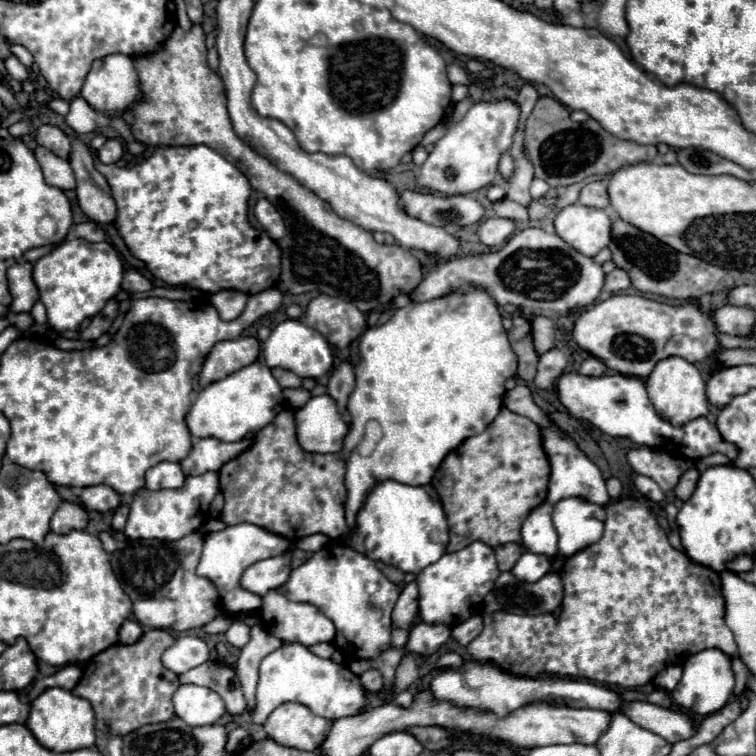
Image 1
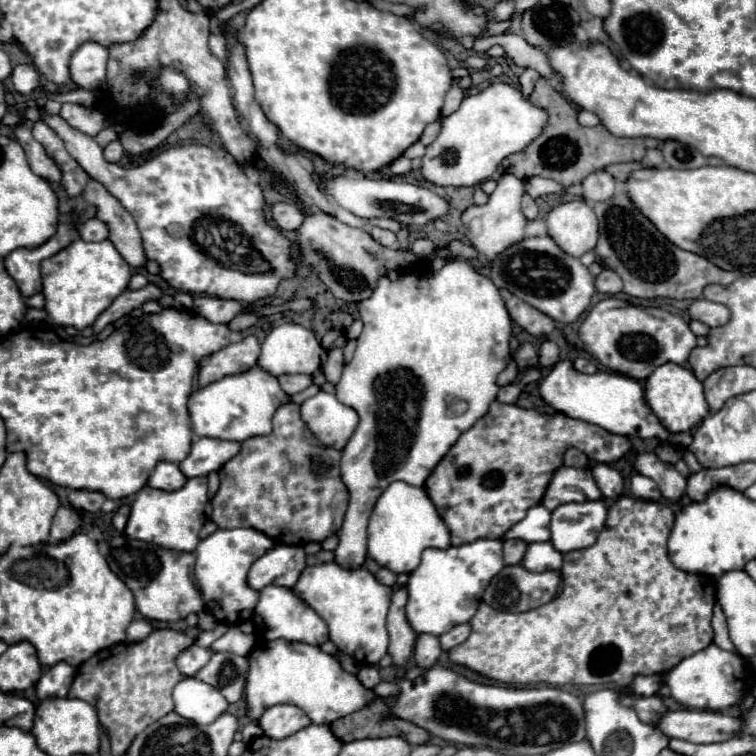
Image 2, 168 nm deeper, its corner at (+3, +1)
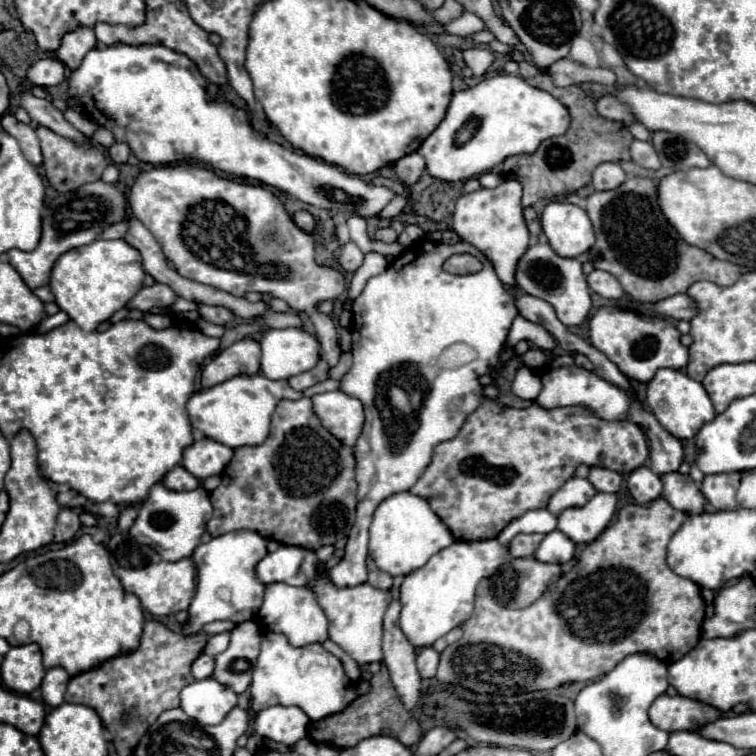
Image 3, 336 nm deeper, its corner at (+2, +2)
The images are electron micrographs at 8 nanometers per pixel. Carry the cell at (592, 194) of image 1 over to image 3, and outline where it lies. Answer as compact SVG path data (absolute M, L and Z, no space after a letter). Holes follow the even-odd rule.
M604 162L592 174L594 190L612 190L626 180L626 174L618 162Z

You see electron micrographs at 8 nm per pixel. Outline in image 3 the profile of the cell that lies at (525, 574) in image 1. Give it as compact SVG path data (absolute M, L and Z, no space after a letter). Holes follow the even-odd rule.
M552 530L550 534L546 534L546 538L542 540L542 544L534 556L542 562L564 564L564 562L572 560L574 552L576 552L576 544L560 530Z

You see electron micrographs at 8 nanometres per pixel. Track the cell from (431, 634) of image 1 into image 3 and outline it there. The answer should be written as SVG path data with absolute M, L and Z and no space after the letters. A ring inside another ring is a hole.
M422 648L418 650L418 658L416 658L416 666L422 678L434 678L436 676L436 668L438 668L438 652L434 648Z

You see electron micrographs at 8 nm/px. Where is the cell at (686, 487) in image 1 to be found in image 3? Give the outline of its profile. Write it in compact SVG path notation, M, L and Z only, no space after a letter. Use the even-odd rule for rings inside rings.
M742 472L734 474L710 474L700 484L702 494L716 510L736 510L736 490L740 486Z

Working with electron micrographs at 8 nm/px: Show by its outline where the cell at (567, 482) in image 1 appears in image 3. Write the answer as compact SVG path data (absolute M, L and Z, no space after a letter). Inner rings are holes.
M570 478L548 502L548 510L552 514L560 514L566 508L574 508L574 506L584 506L592 496L596 494L594 486L588 480L582 478Z

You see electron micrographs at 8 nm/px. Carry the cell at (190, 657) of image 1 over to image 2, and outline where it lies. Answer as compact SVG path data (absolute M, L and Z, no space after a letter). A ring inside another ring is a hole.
M193 643L191 647L183 649L177 657L175 657L175 665L177 669L185 675L185 677L193 677L203 665L207 665L207 661L211 659L213 651L199 647L197 643Z

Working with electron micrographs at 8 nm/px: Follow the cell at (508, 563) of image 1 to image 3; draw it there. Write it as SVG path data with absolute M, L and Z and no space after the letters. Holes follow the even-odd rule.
M518 534L510 544L510 556L512 558L532 556L542 540L544 540L544 534Z

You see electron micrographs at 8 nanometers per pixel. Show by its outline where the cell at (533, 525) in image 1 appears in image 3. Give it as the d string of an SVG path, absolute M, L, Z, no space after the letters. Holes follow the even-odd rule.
M540 508L540 510L530 510L530 512L526 512L524 516L512 520L512 522L498 534L496 540L498 540L502 546L508 546L516 534L522 534L522 532L526 532L526 534L532 534L532 532L548 534L548 532L552 532L554 528L556 528L556 516L554 516L554 514L550 514L550 512L544 510L544 508Z

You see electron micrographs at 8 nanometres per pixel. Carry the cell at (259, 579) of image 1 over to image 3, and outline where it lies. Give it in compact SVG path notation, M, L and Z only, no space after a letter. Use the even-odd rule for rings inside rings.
M282 544L258 562L256 576L262 584L284 582L290 586L306 586L318 576L318 558L312 550Z

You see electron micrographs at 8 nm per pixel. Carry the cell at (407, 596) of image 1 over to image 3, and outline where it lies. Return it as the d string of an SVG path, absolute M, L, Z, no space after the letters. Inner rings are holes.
M392 600L384 616L384 664L388 666L392 684L406 710L420 704L422 678L416 670L416 648L408 642L398 626L400 602Z

